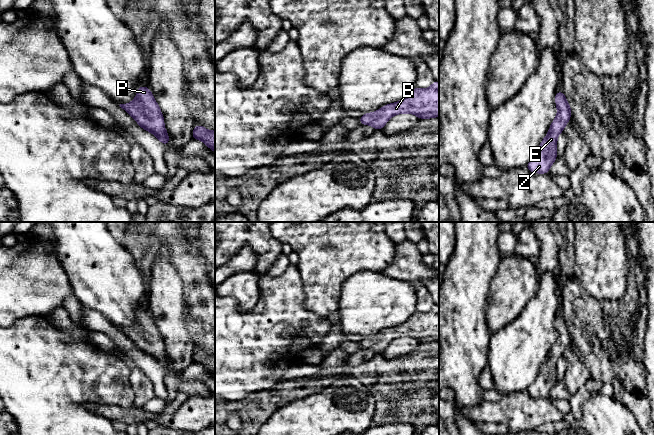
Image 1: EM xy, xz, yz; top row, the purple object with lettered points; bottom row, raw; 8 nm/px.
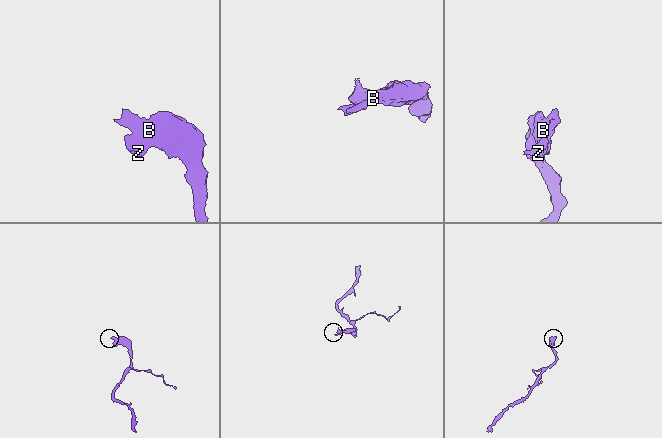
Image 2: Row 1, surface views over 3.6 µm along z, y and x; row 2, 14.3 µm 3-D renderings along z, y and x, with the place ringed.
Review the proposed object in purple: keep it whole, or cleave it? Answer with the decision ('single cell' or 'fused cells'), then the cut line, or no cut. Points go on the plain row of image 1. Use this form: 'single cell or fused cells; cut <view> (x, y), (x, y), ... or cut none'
single cell; cut none

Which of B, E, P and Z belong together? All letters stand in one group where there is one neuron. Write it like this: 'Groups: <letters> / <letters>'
Groups: B E P Z

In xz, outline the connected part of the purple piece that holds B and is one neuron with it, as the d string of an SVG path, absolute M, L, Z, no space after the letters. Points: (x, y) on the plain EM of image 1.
M434 305L427 313L415 311L400 325L382 330L375 336L365 337L358 344L361 349L382 354L389 343L403 337L414 338L419 343L439 341L439 306Z

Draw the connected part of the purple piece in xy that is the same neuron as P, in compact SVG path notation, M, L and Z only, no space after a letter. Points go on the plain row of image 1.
M139 310L136 322L128 328L119 330L129 337L142 353L154 358L165 370L169 369L164 340L148 311Z

